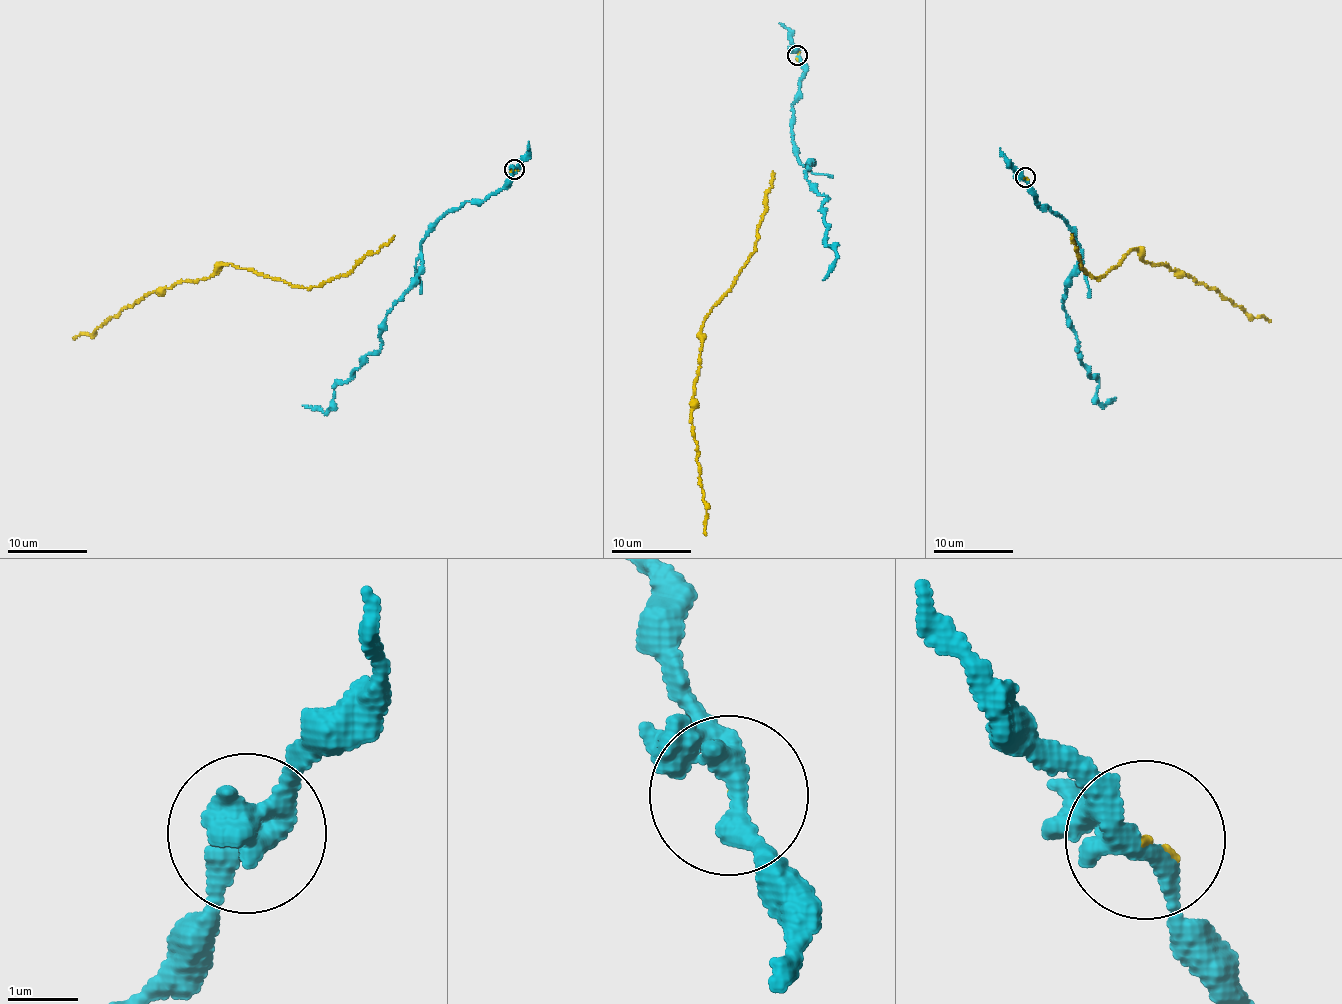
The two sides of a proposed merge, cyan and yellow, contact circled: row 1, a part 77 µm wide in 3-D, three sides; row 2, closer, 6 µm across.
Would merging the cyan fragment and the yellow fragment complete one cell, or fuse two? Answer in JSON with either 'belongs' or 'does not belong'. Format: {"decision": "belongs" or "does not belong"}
{"decision": "does not belong"}

